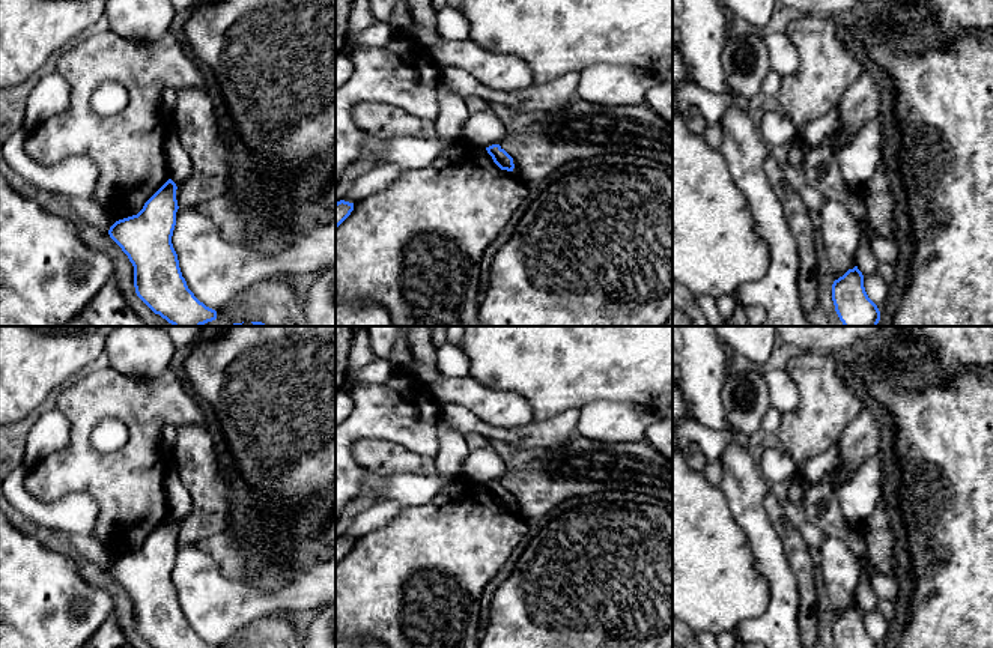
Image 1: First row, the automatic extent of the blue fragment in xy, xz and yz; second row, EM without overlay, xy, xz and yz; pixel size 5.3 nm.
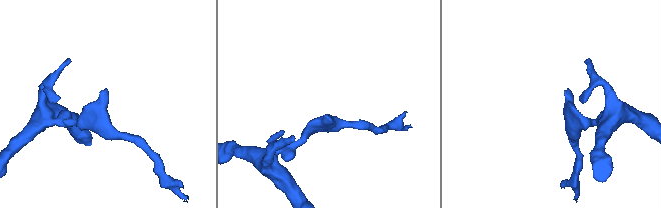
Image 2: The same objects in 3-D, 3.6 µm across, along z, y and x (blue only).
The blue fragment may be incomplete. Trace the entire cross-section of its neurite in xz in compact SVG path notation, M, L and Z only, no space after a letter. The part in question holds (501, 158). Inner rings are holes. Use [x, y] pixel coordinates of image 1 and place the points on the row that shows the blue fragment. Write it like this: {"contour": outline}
{"contour": "M492 144L486 150L501 170L513 171L513 158L500 144Z"}

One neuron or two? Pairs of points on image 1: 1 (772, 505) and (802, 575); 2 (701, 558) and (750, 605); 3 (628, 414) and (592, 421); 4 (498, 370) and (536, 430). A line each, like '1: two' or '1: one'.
1: one
2: one
3: one
4: two

